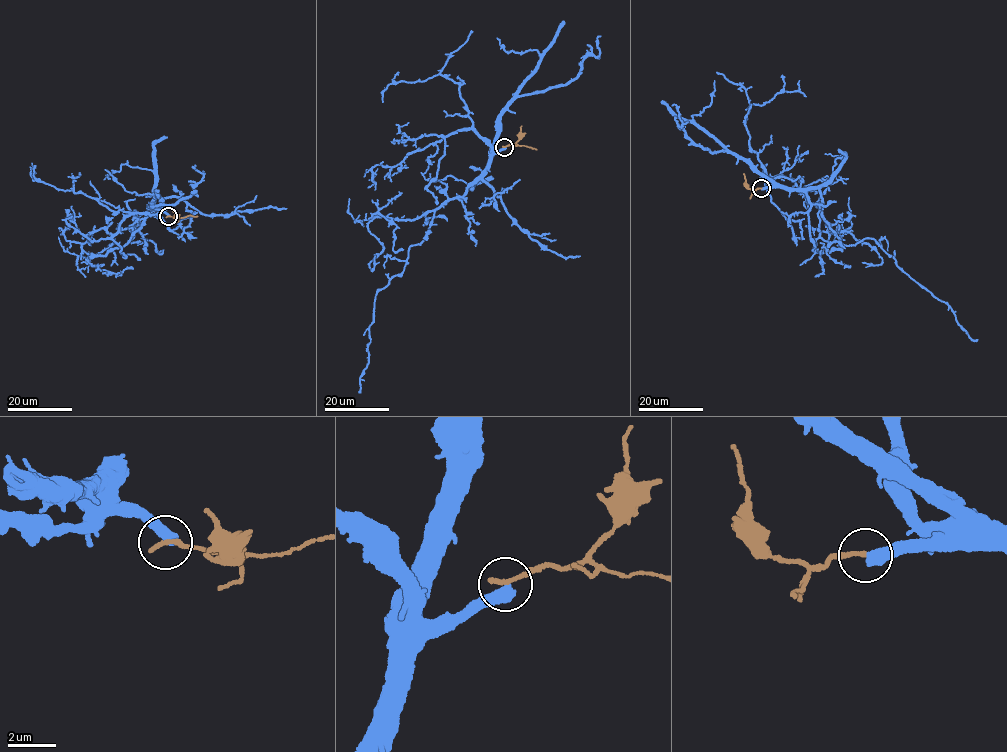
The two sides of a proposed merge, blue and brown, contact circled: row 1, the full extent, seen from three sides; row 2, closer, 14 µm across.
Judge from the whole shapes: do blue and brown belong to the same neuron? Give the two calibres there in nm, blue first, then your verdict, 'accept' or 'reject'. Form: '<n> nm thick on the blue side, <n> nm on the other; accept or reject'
500 nm thick on the blue side, 220 nm on the other; reject

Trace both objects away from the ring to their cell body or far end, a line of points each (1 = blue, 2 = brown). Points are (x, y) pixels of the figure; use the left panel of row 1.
1: (168, 216), (153, 193), (139, 229), (145, 239), (136, 222), (128, 242), (163, 249)
2: (168, 216), (198, 216)

